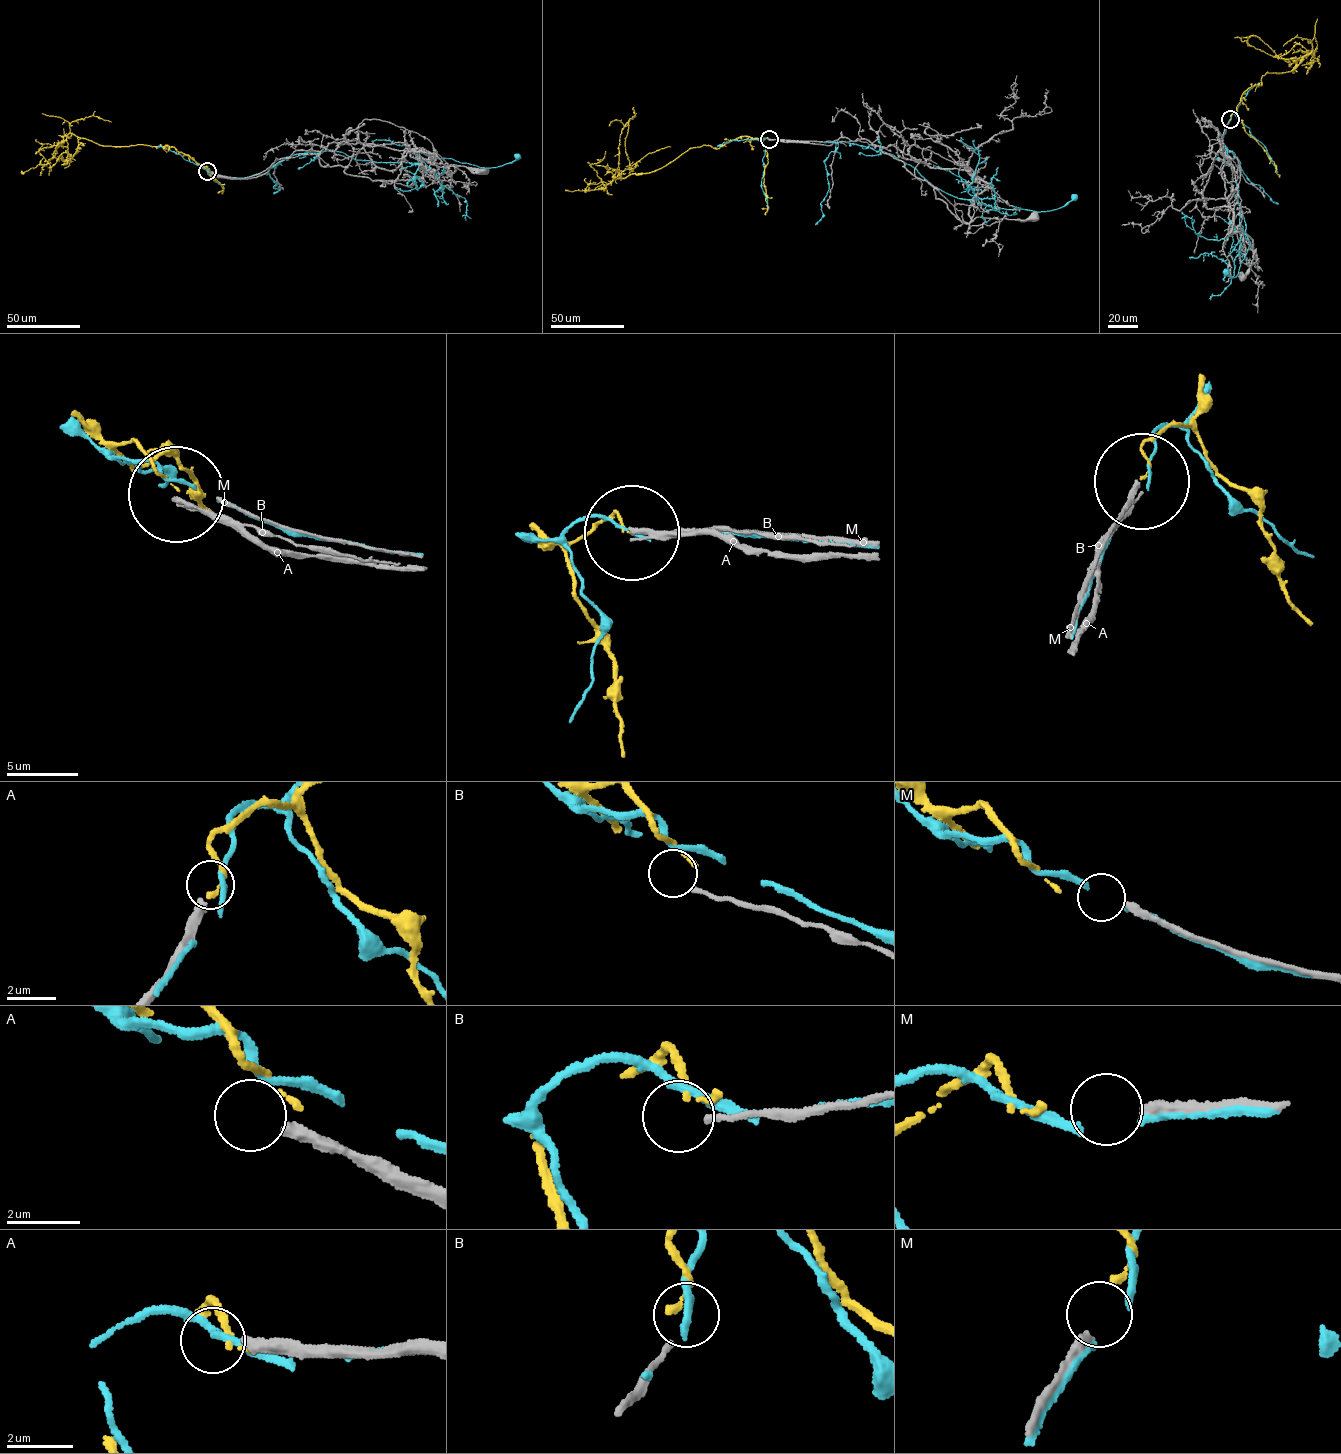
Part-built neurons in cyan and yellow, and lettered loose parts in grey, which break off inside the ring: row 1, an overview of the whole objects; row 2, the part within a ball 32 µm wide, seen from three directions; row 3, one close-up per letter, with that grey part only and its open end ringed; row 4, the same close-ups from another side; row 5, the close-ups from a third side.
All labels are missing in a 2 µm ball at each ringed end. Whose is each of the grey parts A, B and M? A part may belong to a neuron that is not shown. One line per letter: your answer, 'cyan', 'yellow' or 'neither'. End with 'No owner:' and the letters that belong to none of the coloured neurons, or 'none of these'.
A: neither
B: neither
M: neither
No owner: A, B, M

